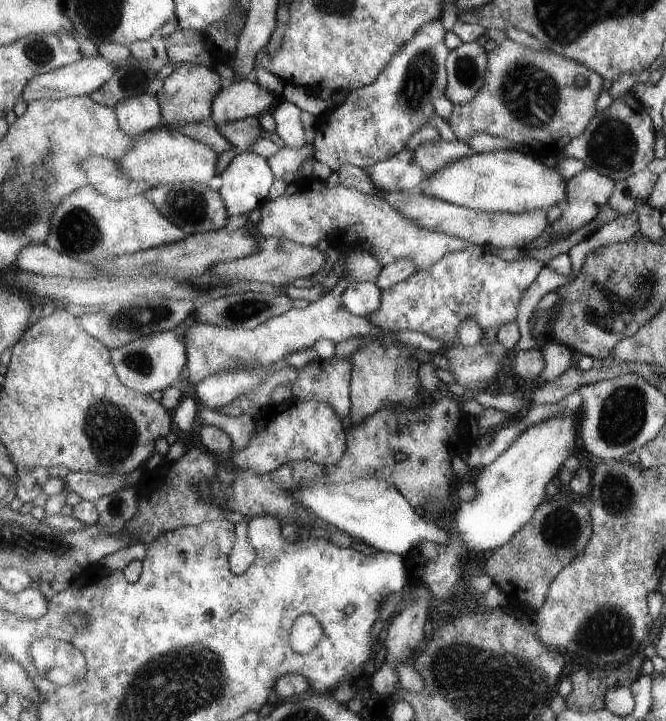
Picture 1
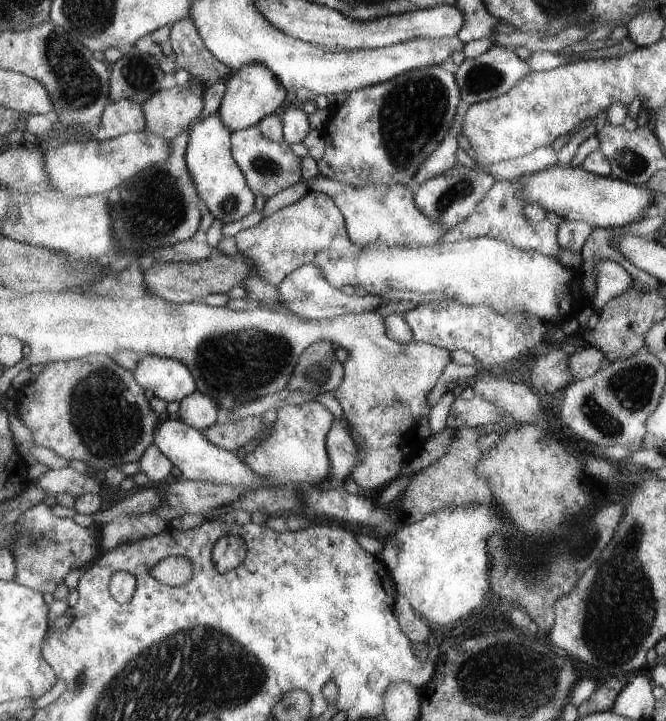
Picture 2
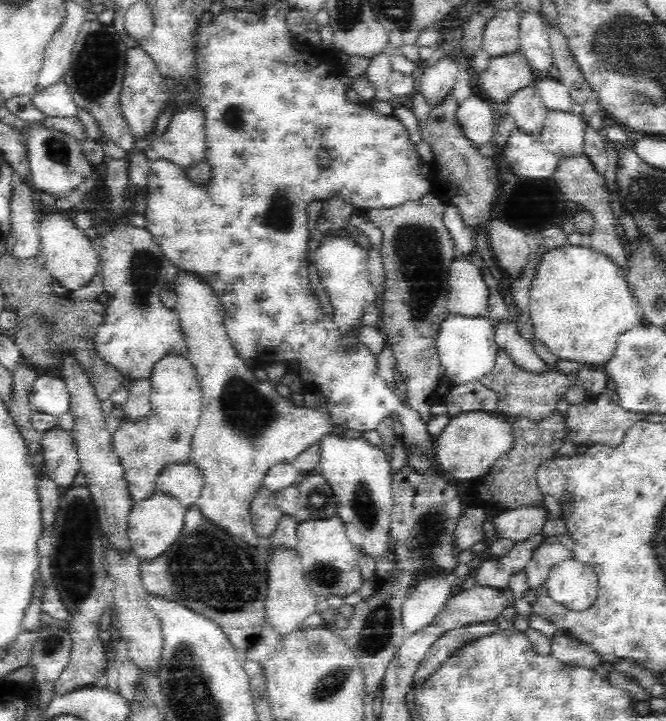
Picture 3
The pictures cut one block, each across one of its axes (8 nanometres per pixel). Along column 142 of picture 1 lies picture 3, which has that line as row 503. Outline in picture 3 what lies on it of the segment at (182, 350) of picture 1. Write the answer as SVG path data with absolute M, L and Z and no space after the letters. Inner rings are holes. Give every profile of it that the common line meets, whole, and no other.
M342 432L328 434L320 440L320 474L328 480L338 502L338 518L346 526L350 540L380 560L388 544L388 526L392 514L392 468L390 450L376 448L364 438L350 438Z

